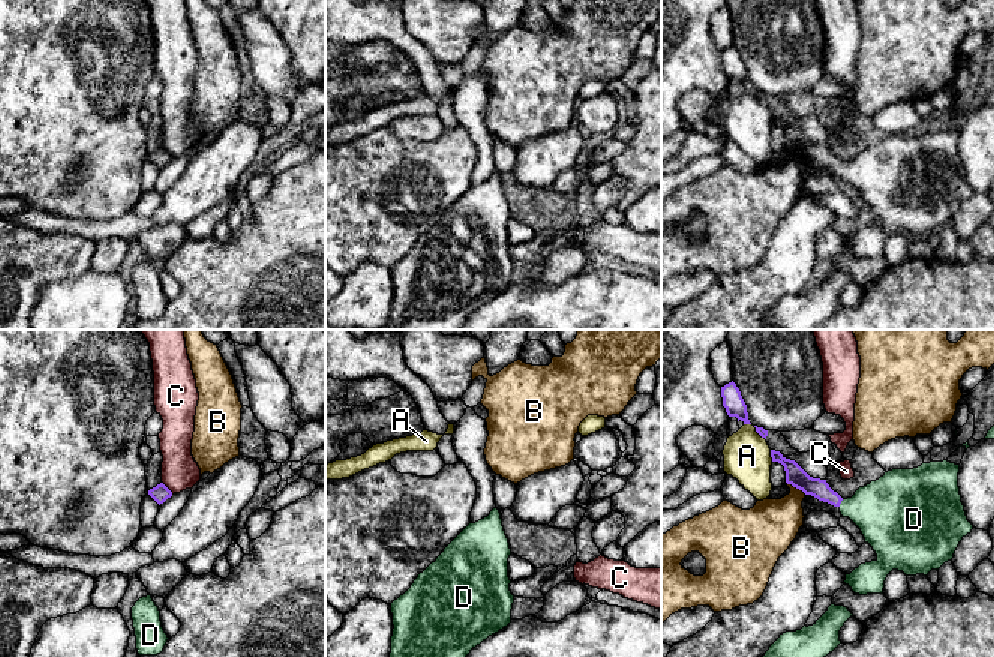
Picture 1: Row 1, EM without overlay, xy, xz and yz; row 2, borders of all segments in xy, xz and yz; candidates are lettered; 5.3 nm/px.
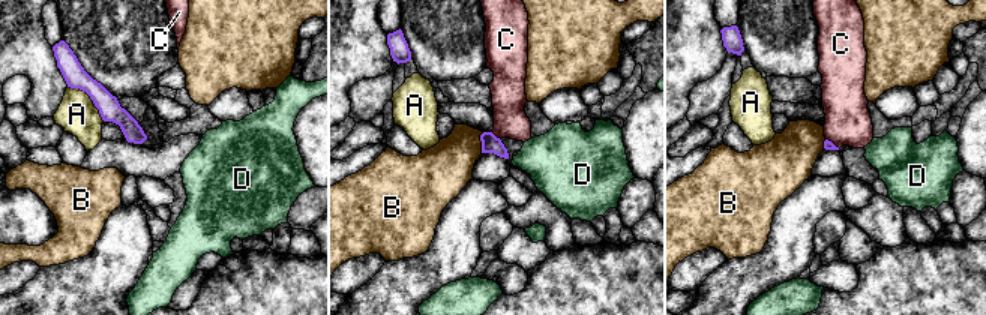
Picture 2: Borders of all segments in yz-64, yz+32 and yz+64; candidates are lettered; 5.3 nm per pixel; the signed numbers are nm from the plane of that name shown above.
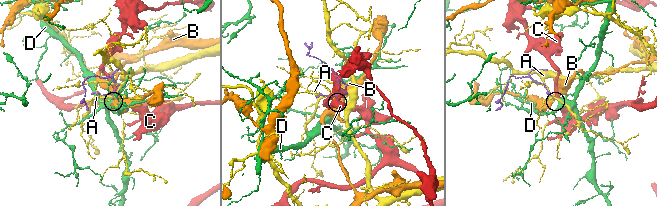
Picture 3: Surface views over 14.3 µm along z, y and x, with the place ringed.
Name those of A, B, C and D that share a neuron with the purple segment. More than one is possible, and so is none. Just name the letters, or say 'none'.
D

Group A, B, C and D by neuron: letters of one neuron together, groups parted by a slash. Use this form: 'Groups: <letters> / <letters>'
Groups: A / B / C / D

